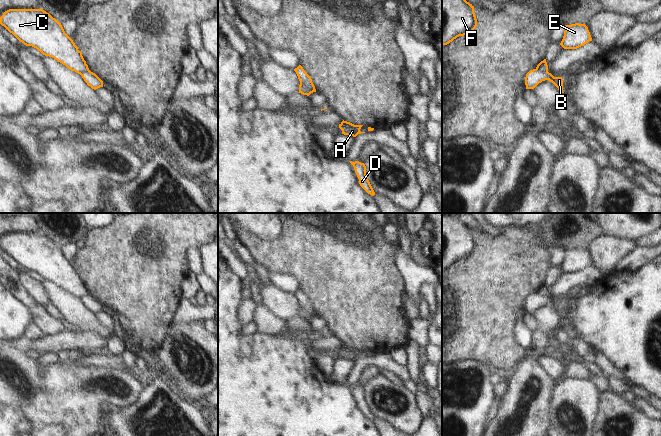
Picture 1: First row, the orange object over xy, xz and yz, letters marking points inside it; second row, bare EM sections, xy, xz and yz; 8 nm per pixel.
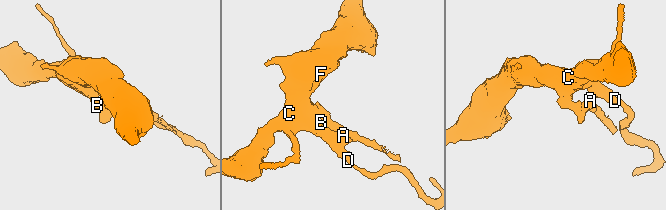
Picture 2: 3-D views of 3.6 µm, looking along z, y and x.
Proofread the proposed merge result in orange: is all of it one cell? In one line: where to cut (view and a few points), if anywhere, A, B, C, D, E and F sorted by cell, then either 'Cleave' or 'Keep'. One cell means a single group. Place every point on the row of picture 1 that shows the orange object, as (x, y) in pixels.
Split along xz (300, 81), (312, 92). Groups: A B / C D E F. Cleave

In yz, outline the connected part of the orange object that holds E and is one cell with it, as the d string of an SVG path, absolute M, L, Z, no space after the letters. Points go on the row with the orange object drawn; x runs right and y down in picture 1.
M585 24L565 25L563 39L560 45L564 49L577 49L592 41L588 27Z

